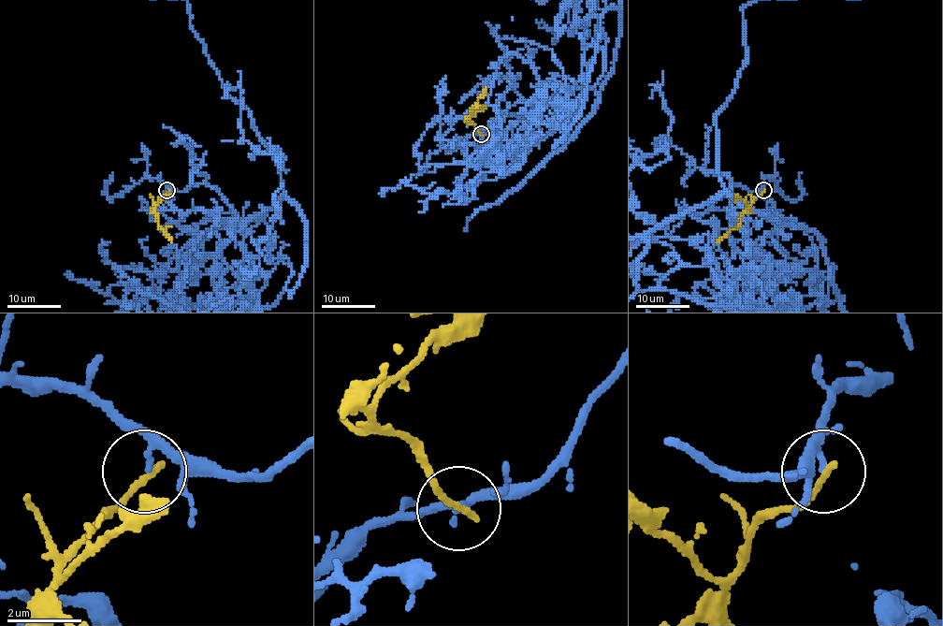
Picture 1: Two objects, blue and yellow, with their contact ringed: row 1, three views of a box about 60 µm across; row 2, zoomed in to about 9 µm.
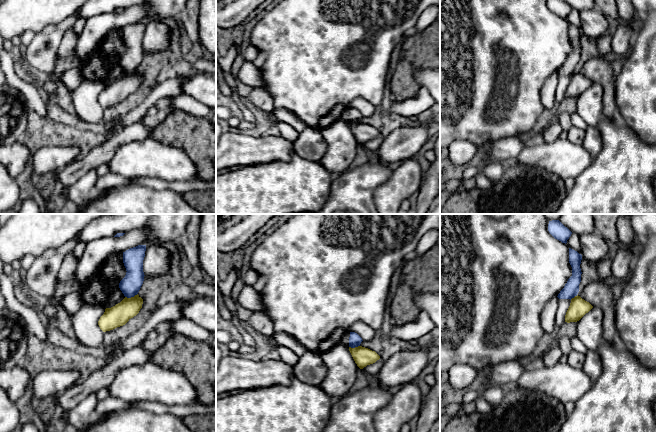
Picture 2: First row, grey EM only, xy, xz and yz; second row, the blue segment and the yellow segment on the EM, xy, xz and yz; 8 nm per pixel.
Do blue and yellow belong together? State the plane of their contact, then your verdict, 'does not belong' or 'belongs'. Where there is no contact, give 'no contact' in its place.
xy | does not belong

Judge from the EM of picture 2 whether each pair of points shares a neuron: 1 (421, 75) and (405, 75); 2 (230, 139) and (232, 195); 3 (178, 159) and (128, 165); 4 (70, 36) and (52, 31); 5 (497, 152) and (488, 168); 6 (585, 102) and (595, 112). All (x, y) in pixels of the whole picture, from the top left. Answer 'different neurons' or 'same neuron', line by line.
1: different neurons
2: different neurons
3: same neuron
4: different neurons
5: different neurons
6: same neuron

